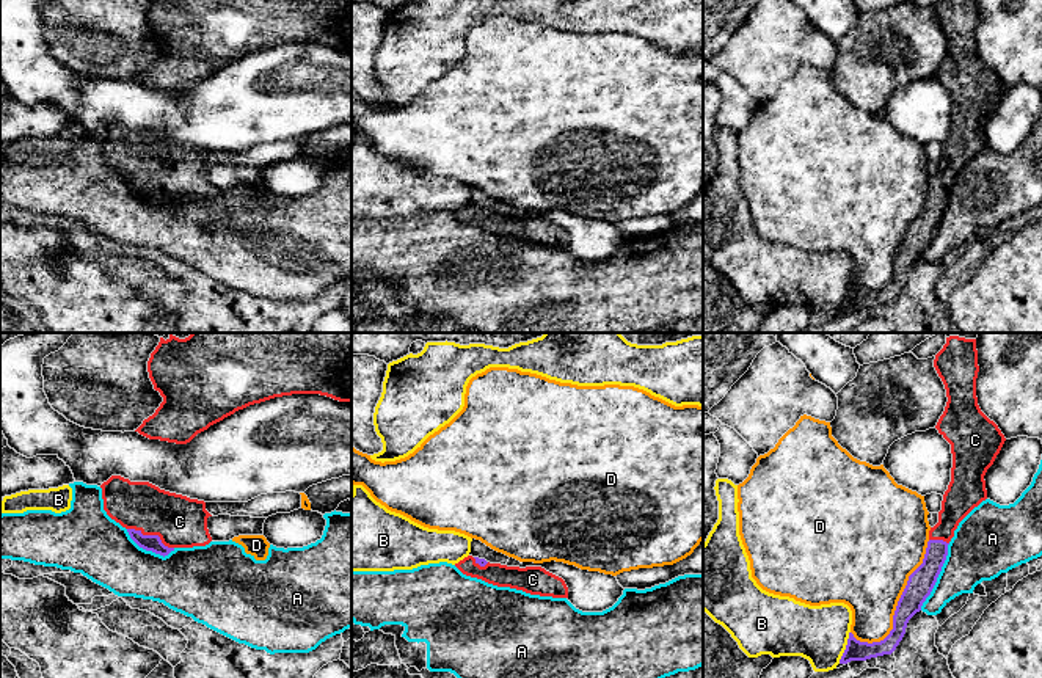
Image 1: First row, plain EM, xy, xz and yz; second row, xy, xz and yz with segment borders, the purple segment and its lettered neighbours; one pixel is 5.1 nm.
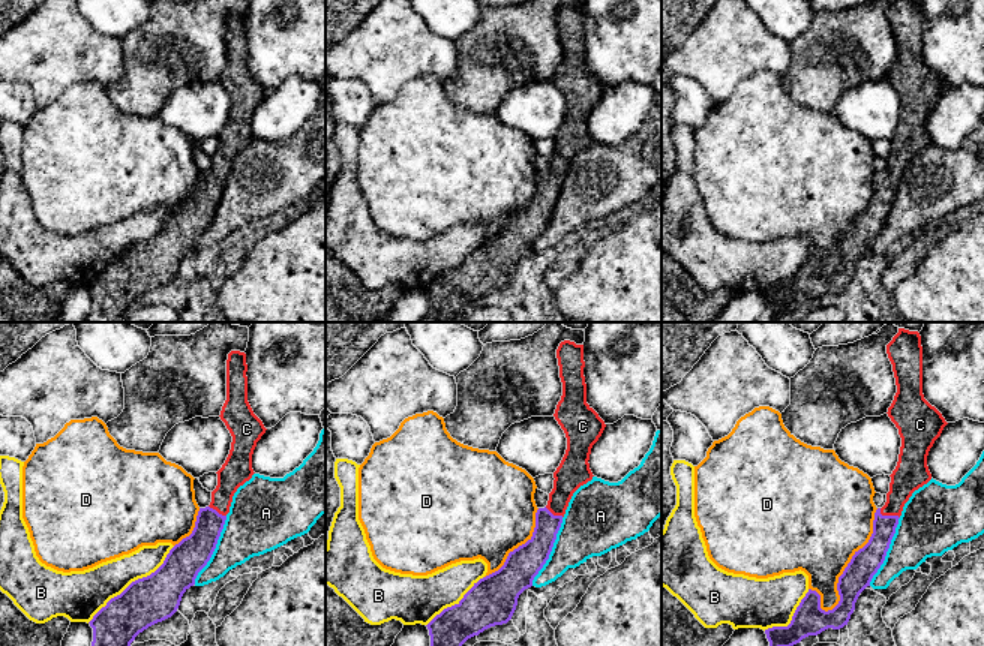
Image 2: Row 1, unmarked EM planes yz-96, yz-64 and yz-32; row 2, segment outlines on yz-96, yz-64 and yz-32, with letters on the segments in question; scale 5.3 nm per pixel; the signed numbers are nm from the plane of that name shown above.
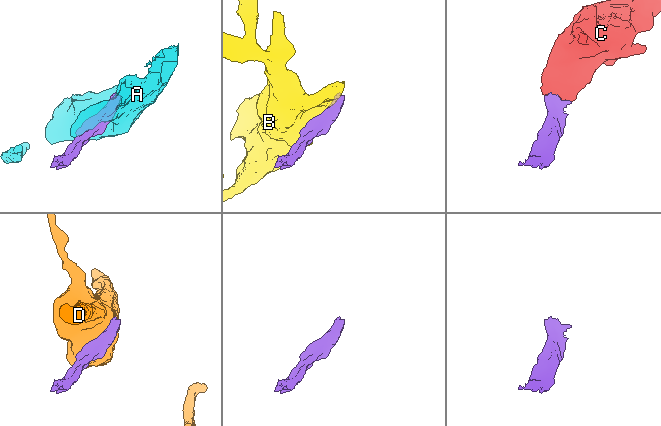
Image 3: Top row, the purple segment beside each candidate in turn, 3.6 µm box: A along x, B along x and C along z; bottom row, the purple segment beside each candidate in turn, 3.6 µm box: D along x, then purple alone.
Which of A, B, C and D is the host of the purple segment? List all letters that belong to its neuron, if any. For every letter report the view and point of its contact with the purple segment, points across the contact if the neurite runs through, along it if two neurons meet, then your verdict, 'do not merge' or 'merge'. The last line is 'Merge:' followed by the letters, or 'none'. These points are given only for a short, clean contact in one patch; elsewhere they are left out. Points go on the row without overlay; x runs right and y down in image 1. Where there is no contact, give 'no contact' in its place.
A: yz (937, 225) | do not merge
B: yz (846, 295) | do not merge
C: xy (151, 184) | across xy (153, 192), (151, 184), (165, 170), (179, 170) | merge
D: yz (898, 251) | do not merge
Merge: C

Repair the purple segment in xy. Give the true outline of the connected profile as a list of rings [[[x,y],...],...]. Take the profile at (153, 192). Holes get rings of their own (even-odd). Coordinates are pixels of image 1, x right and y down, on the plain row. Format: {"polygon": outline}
{"polygon": [[[111,124],[100,137],[107,163],[146,199],[165,206],[176,196],[206,195],[212,190],[207,177],[212,163],[204,149],[121,124]]]}

